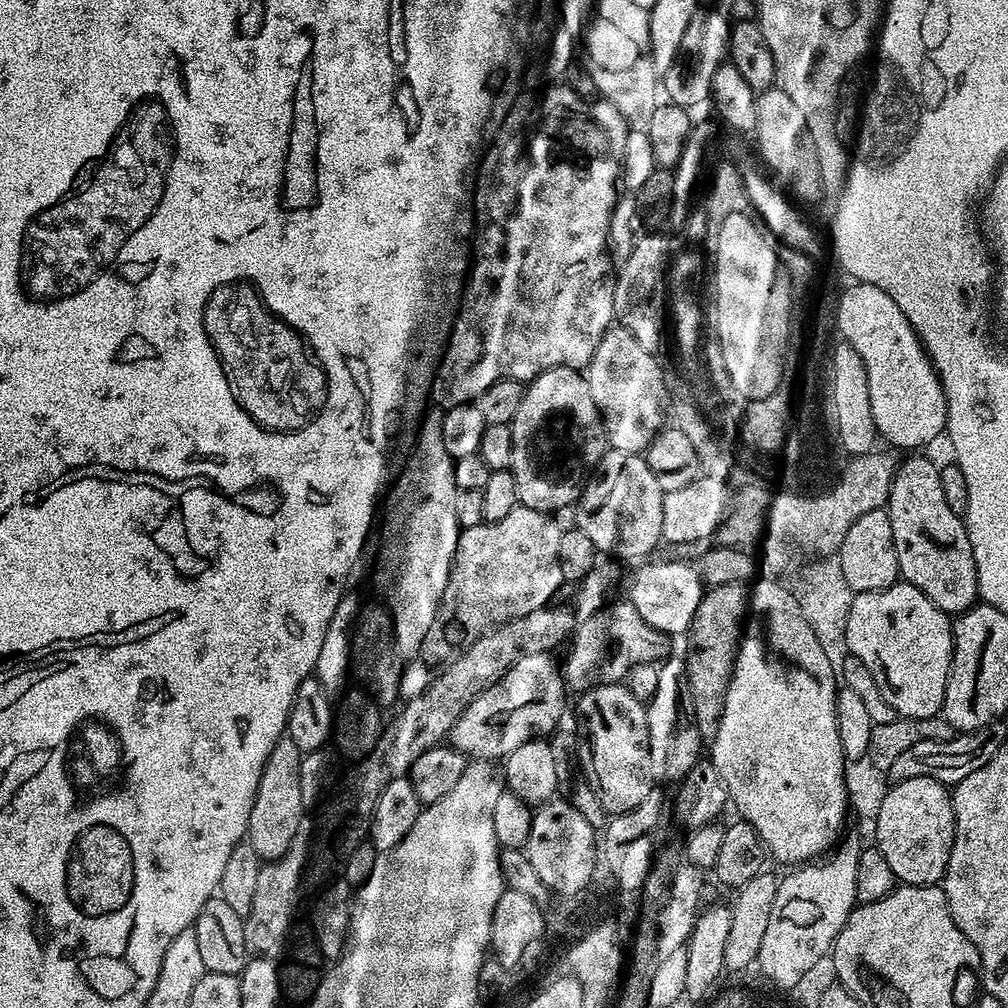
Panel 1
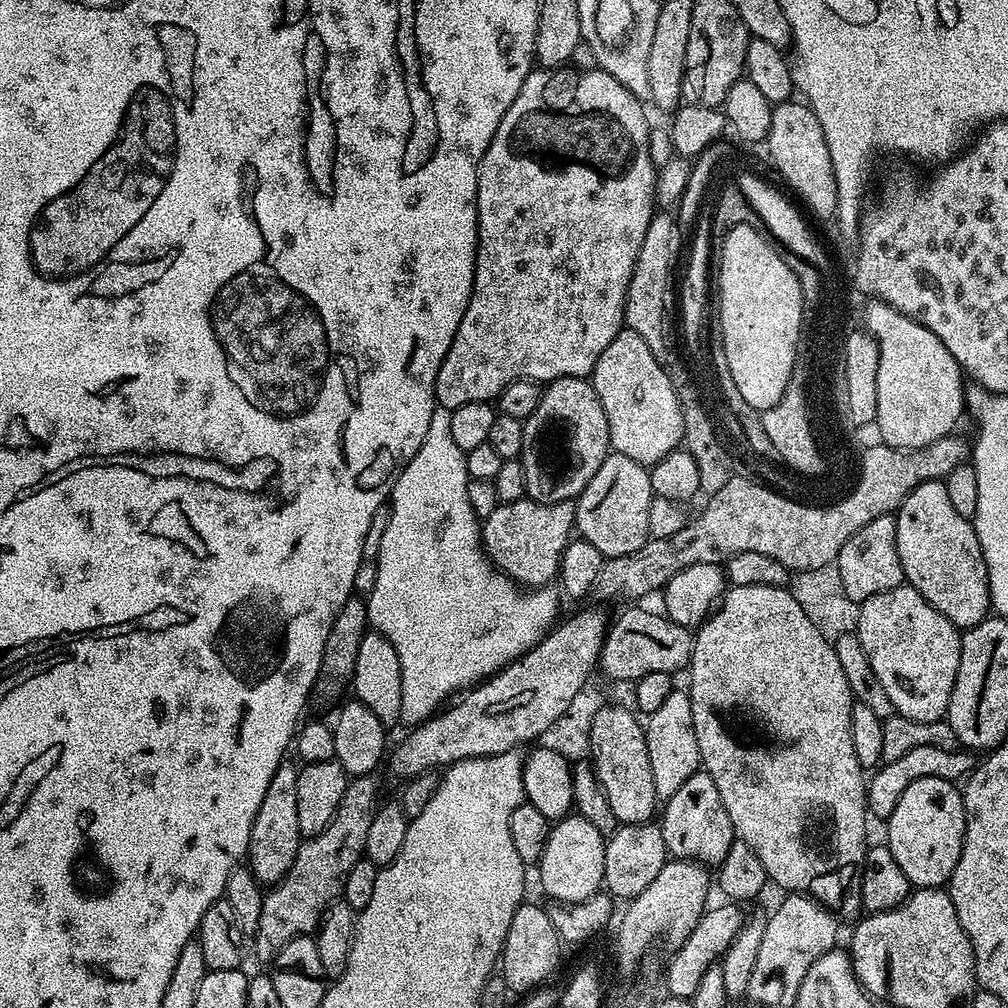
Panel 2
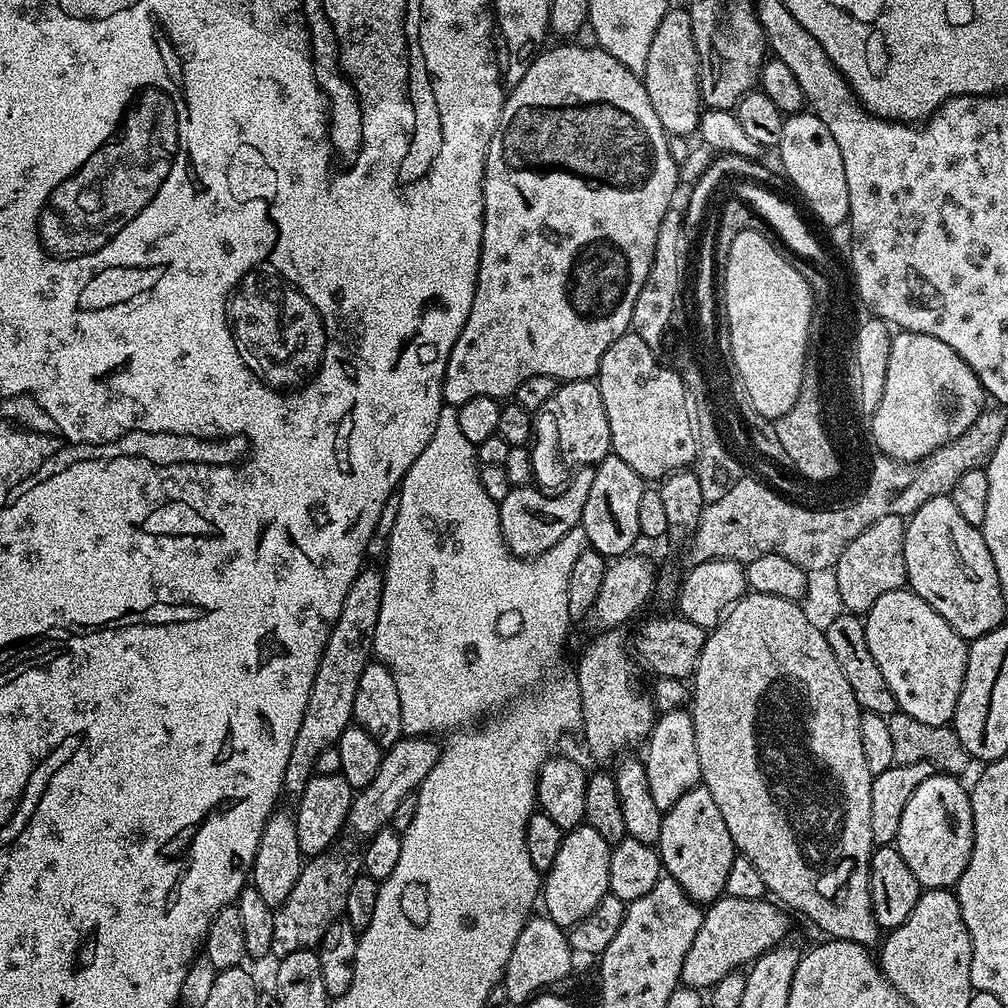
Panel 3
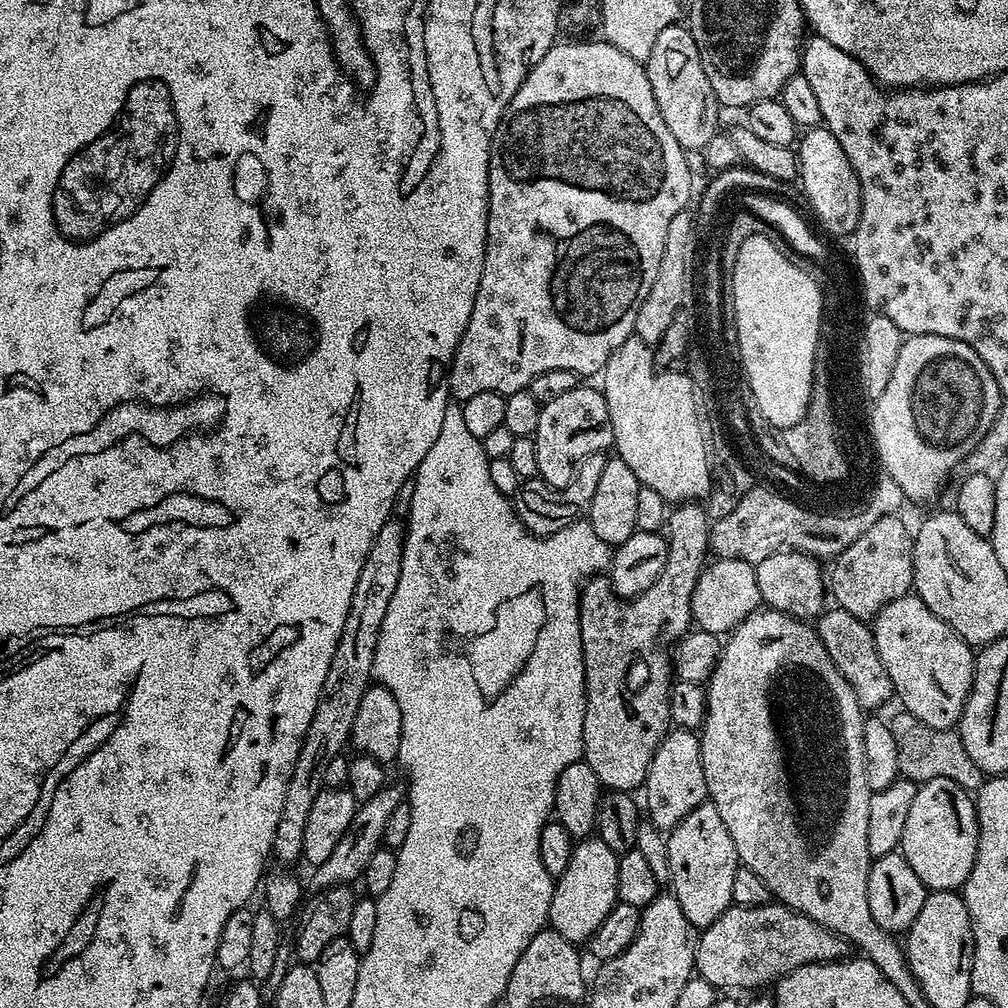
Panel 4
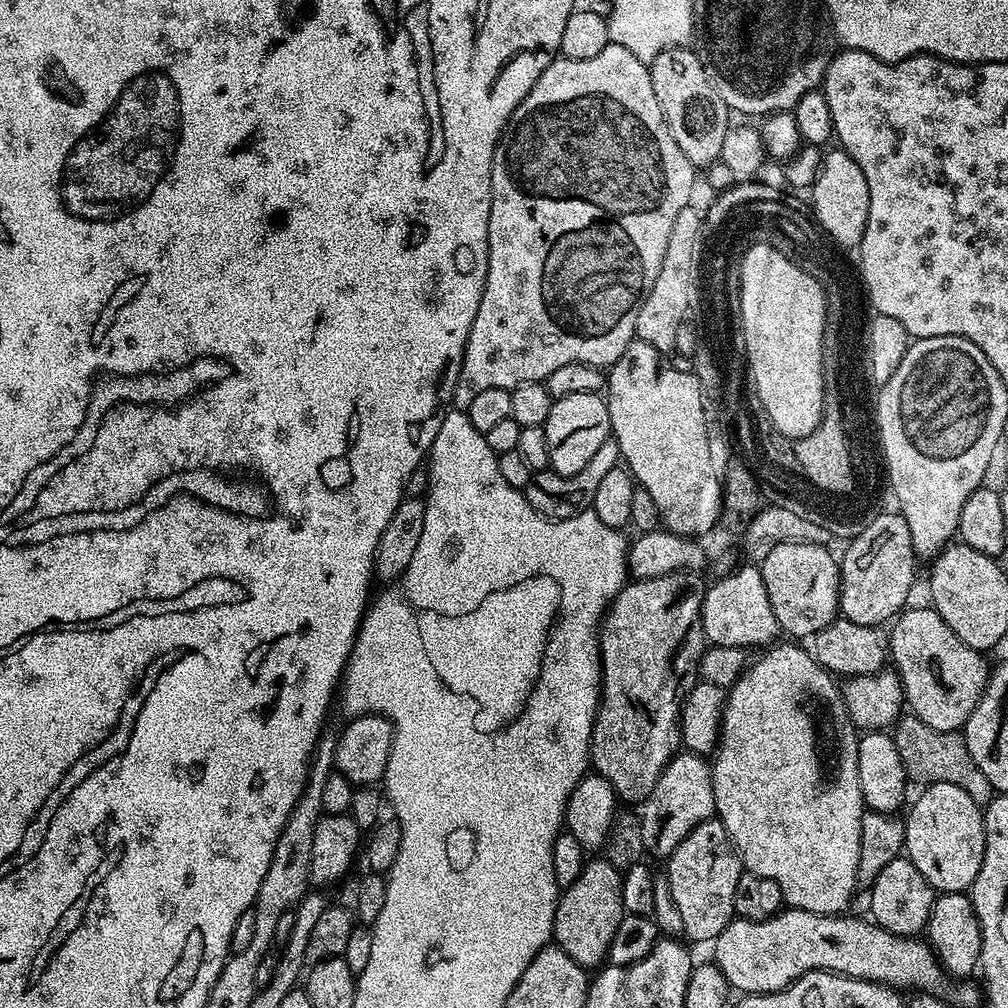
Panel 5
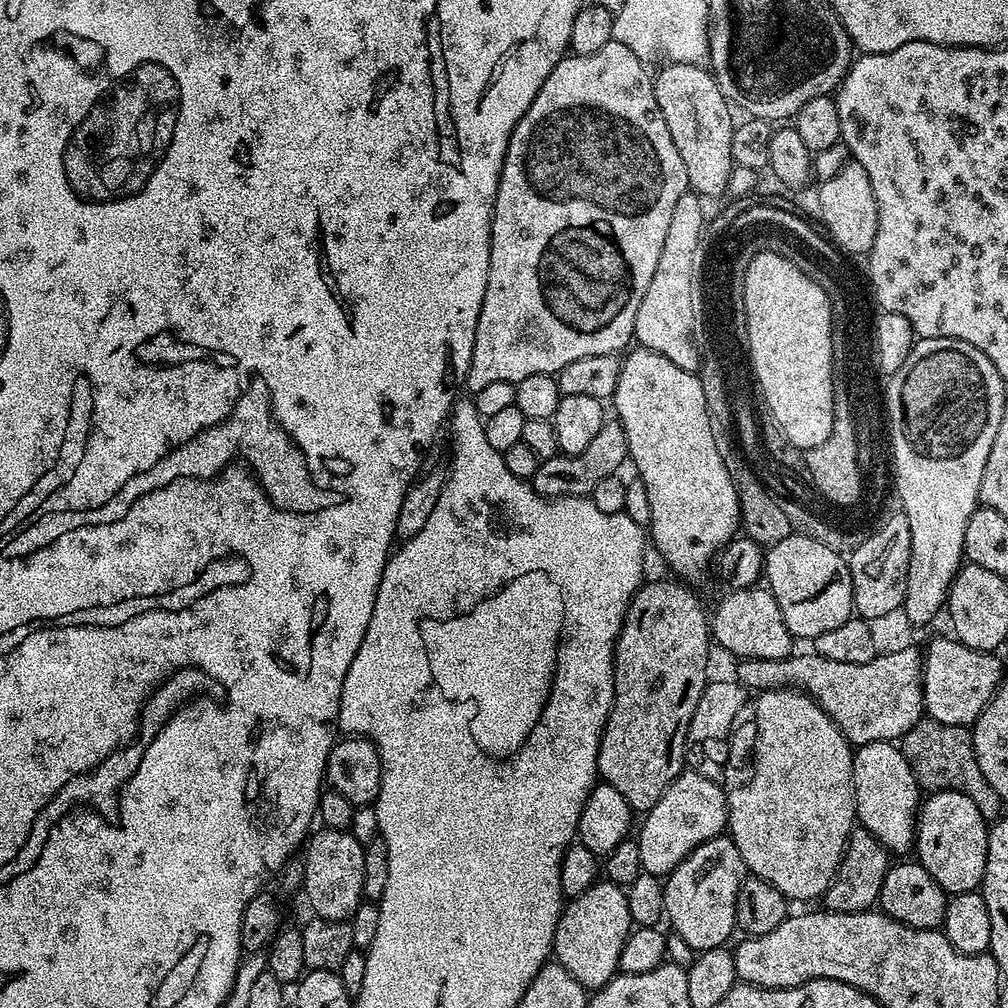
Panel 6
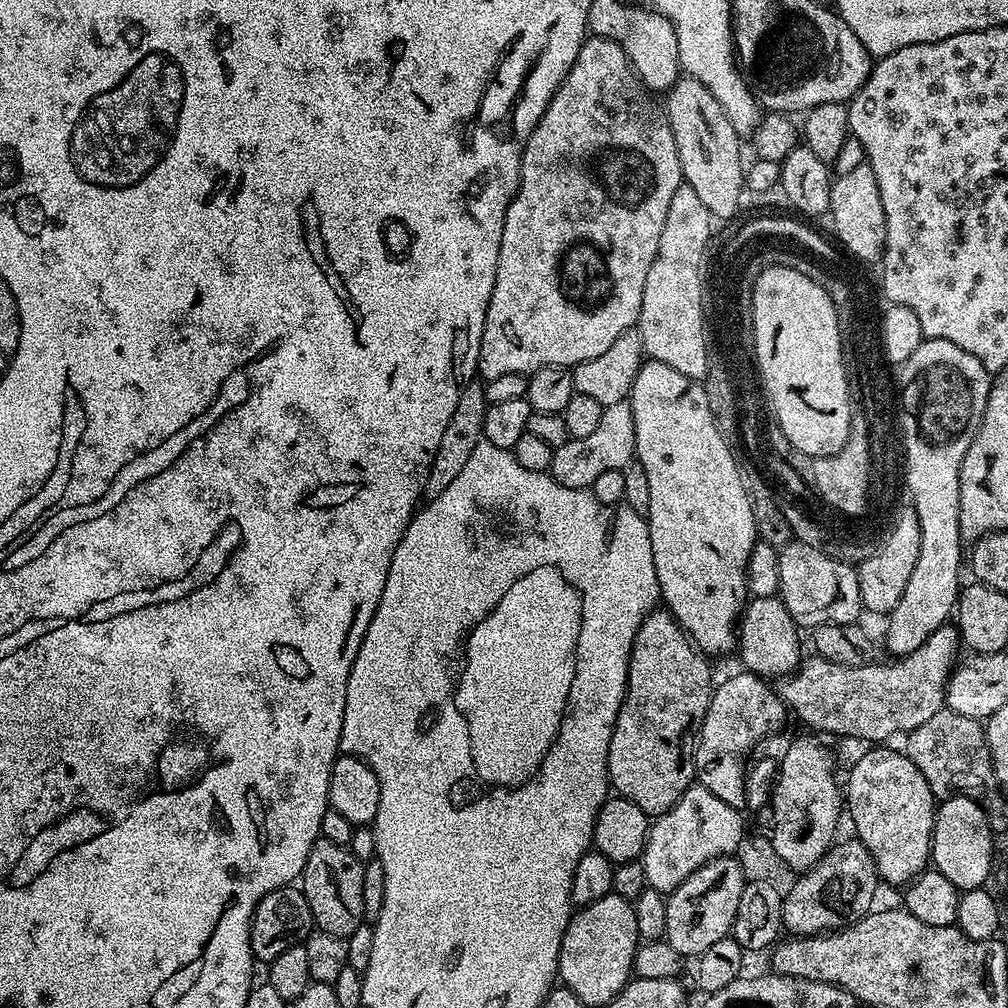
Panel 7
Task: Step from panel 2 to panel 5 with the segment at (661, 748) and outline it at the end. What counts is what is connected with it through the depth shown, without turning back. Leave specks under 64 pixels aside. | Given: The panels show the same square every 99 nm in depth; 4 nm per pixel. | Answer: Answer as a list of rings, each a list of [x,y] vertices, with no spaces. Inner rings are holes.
[[[677,751],[670,763],[662,770],[654,790],[650,790],[650,794],[643,800],[638,812],[645,853],[649,857],[671,856],[673,850],[684,841],[686,834],[694,830],[694,826],[715,816],[716,803],[709,761],[696,752]]]

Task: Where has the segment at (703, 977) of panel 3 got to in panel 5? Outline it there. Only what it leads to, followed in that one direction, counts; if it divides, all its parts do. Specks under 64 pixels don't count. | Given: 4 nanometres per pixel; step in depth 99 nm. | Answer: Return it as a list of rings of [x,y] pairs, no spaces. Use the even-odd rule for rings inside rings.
[[[788,908],[781,910],[776,915],[766,918],[765,920],[741,920],[734,918],[726,926],[726,930],[722,930],[722,934],[718,934],[714,943],[711,945],[712,956],[711,959],[718,966],[718,970],[722,970],[722,974],[726,974],[726,982],[729,989],[740,991],[740,994],[759,994],[762,992],[781,992],[783,988],[790,987],[795,980],[802,978],[811,972],[836,972],[839,976],[849,976],[850,978],[858,978],[859,980],[869,980],[875,984],[885,984],[887,988],[894,988],[897,990],[905,990],[904,988],[916,988],[912,990],[919,990],[920,992],[937,991],[943,980],[946,980],[946,973],[940,967],[939,960],[936,959],[936,953],[932,950],[932,945],[920,938],[909,938],[907,936],[895,936],[890,934],[884,928],[880,928],[871,919],[859,920],[853,914],[841,914],[839,916],[823,916],[822,914],[814,914],[807,912],[801,908]]]

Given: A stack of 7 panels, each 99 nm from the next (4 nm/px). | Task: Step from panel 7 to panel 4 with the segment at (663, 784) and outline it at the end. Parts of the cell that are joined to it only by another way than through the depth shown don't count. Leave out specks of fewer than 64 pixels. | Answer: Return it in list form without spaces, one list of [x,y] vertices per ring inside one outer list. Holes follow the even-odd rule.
[[[677,503],[668,513],[666,528],[666,566],[650,590],[631,599],[621,598],[613,592],[611,579],[604,574],[590,577],[580,590],[580,645],[586,682],[582,758],[590,770],[598,774],[601,785],[613,792],[632,792],[643,785],[650,770],[650,762],[670,731],[672,715],[668,696],[674,683],[672,653],[676,643],[693,627],[694,586],[698,586],[698,578],[710,556],[710,517],[703,503]]]

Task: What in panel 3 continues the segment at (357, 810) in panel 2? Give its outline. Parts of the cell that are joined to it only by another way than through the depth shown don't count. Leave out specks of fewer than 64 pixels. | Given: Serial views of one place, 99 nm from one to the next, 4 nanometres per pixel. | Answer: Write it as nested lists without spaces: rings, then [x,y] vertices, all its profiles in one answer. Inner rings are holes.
[[[336,851],[311,857],[303,865],[290,896],[275,909],[274,942],[271,950],[273,957],[279,958],[303,948],[315,949],[332,923],[344,916],[350,886],[354,886],[354,878],[362,875],[362,856],[359,851]]]

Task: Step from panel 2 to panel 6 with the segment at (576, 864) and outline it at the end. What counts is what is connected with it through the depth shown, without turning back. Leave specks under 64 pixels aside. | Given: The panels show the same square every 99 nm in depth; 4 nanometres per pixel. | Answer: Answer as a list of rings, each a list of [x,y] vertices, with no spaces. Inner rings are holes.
[[[597,882],[565,903],[554,934],[555,963],[561,964],[586,990],[606,986],[617,975],[619,958],[634,925],[630,918],[627,891],[621,885]]]

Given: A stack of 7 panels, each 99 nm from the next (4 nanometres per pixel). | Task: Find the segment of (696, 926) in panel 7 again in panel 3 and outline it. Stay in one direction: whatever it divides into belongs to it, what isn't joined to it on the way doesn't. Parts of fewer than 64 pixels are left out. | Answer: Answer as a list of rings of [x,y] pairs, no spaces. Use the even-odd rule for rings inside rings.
[[[697,786],[686,790],[674,806],[670,806],[662,815],[662,830],[660,831],[660,843],[658,845],[660,862],[663,871],[686,890],[690,899],[696,901],[701,906],[707,906],[713,900],[720,899],[725,895],[726,877],[734,858],[738,855],[734,842],[730,838],[730,830],[726,830],[726,822],[722,819],[722,810],[718,810],[718,805],[714,803],[714,797],[710,795],[710,790],[702,786]]]

